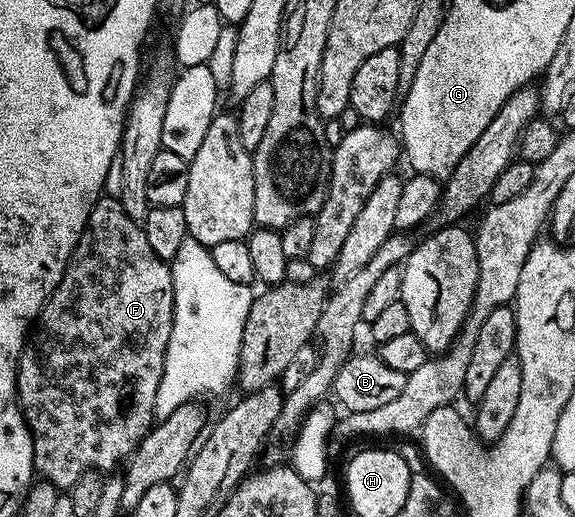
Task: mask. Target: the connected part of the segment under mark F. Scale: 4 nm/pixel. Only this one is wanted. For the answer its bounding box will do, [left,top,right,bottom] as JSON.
[17,194,173,490]

